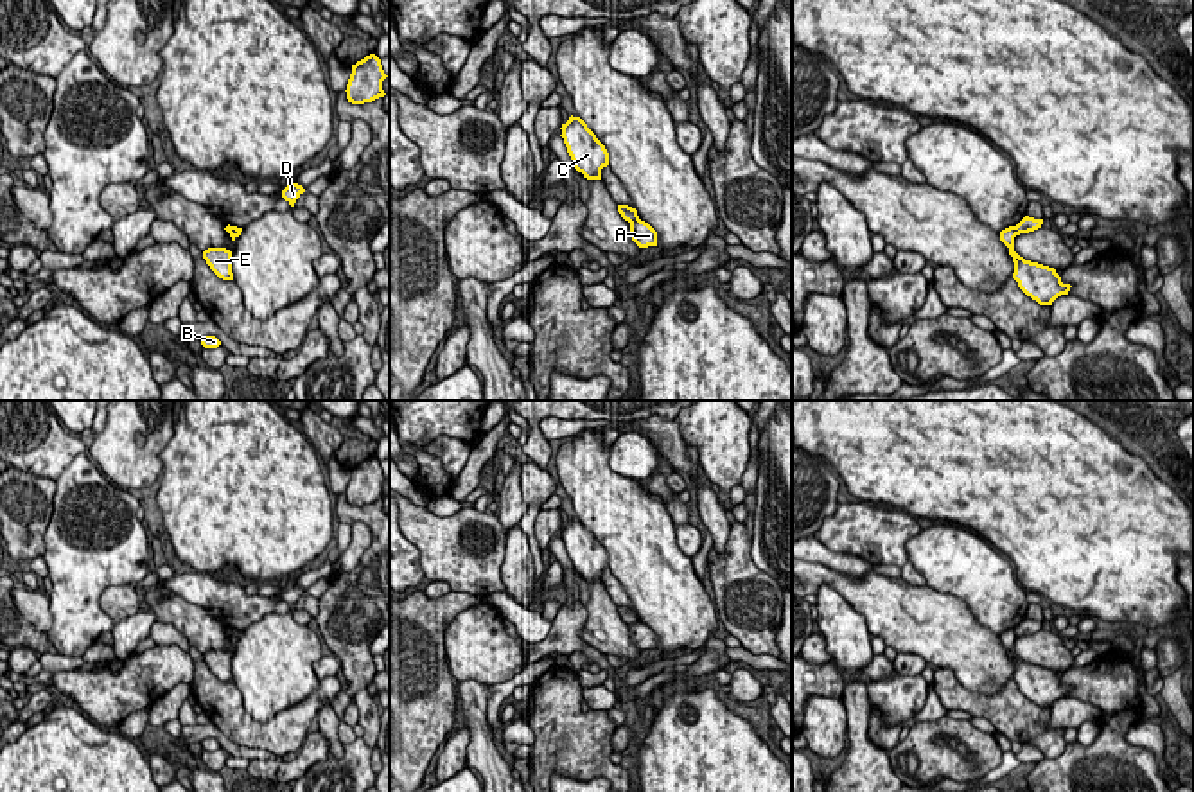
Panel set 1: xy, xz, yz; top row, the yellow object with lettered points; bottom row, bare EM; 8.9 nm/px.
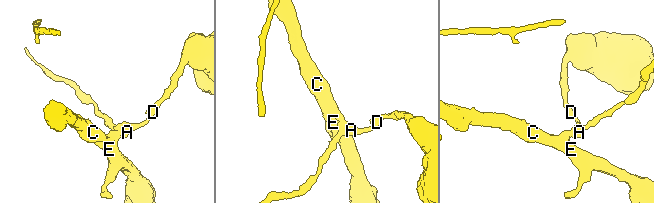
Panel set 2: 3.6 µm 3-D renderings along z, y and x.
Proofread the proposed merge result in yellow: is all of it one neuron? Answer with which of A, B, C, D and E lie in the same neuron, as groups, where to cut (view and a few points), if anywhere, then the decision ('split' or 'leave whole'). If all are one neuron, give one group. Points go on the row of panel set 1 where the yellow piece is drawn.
A D / B C E | xz (638, 218), (629, 221) | split

